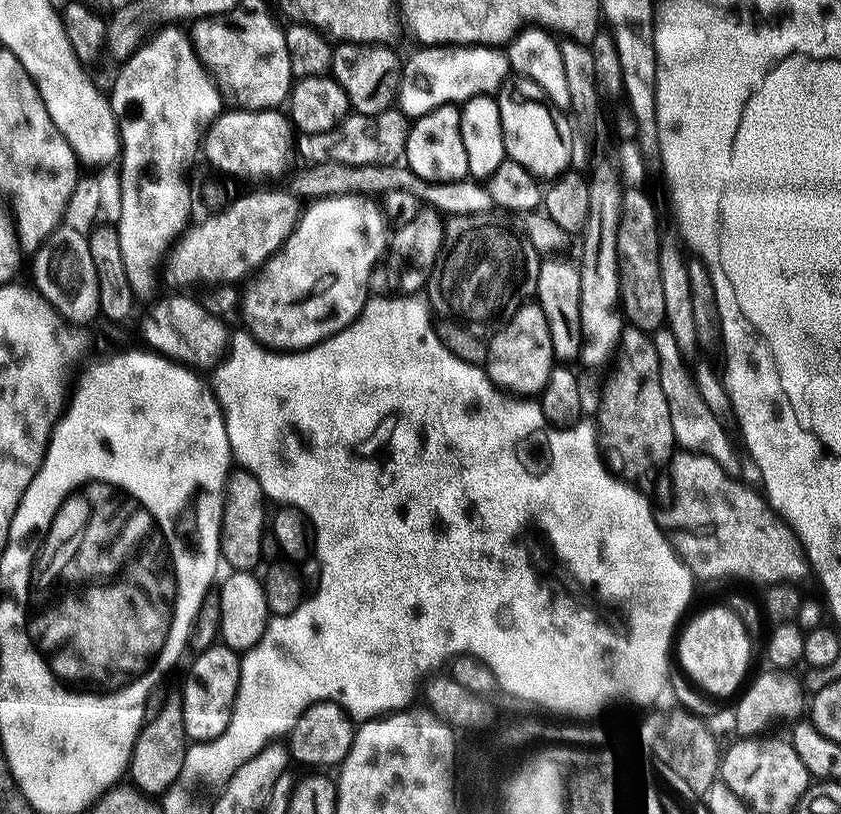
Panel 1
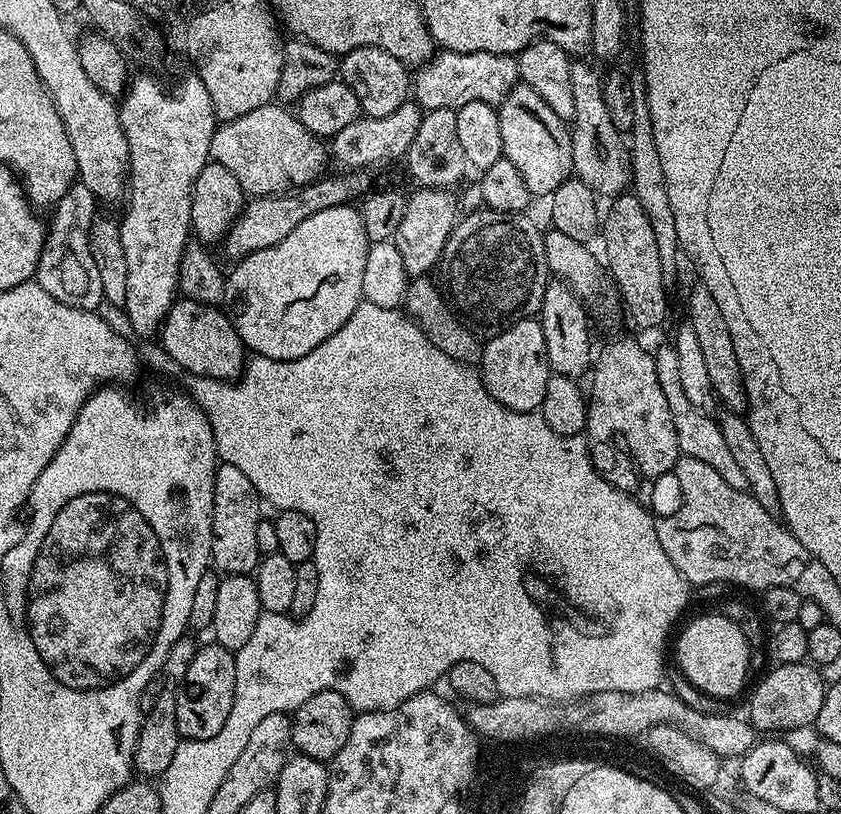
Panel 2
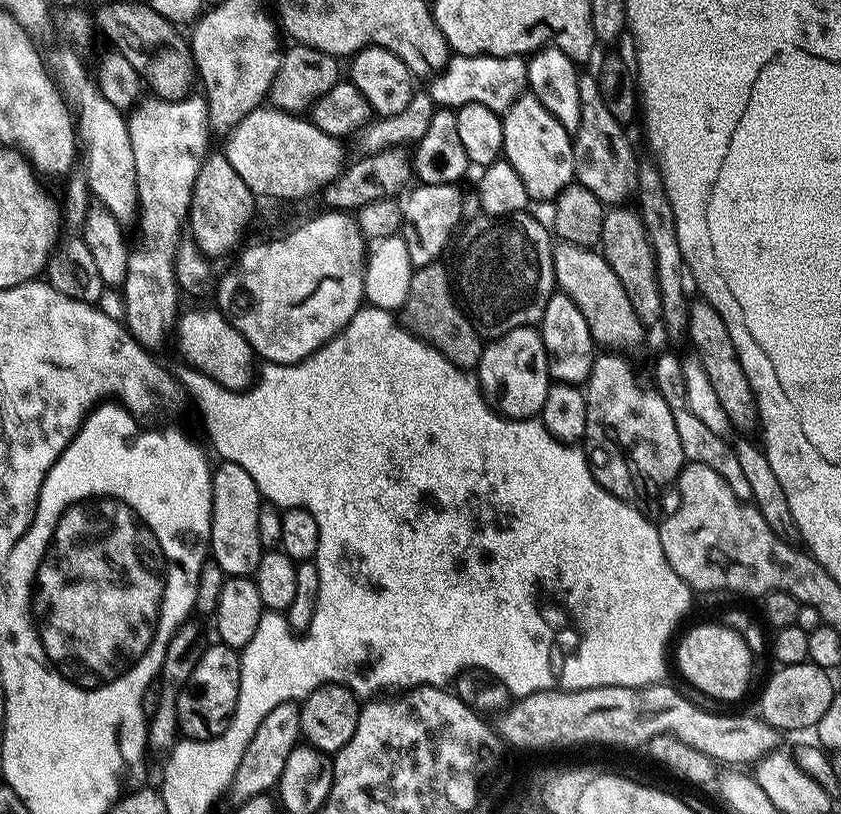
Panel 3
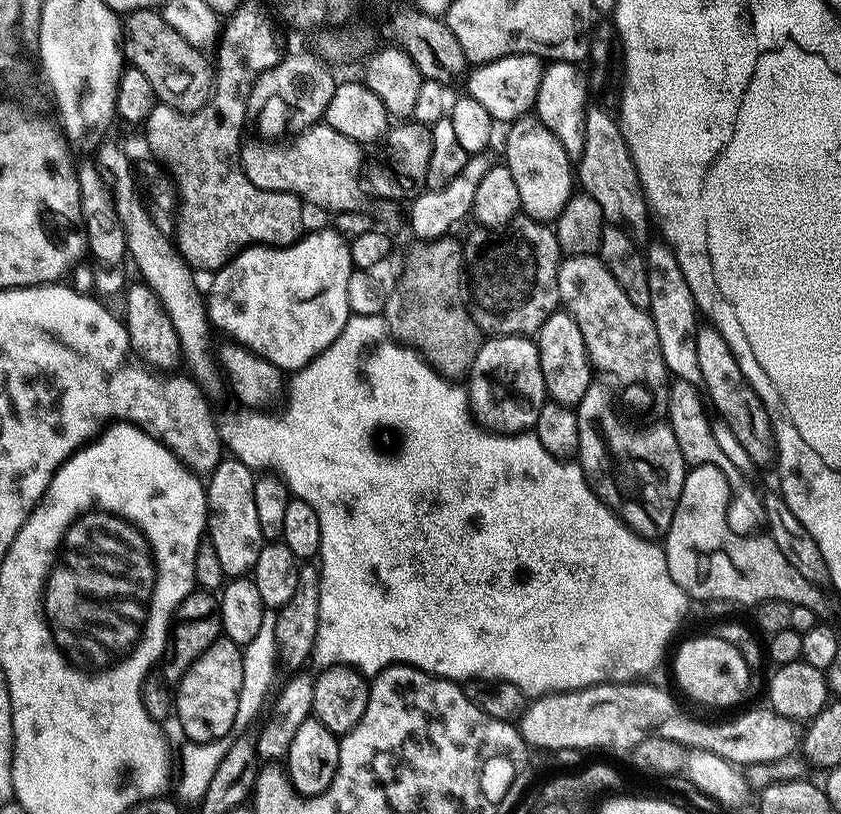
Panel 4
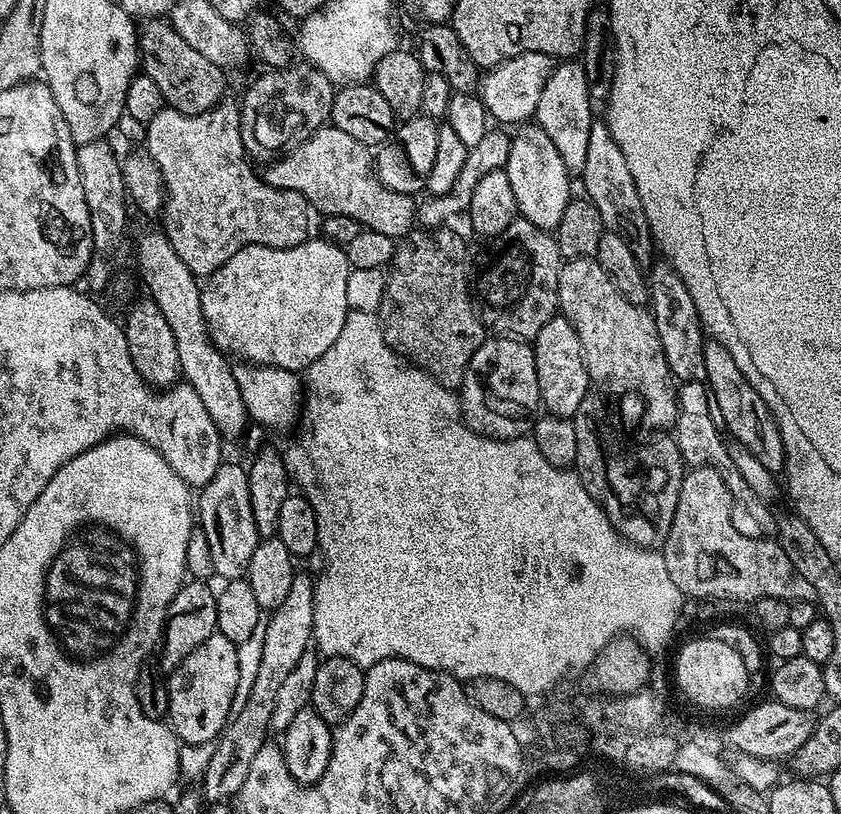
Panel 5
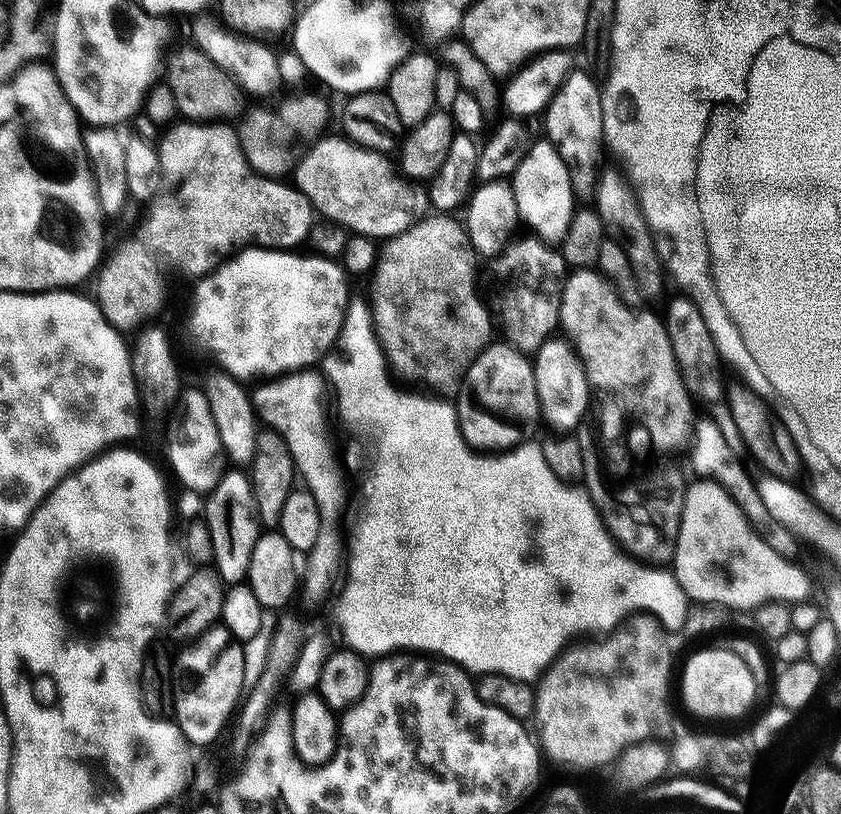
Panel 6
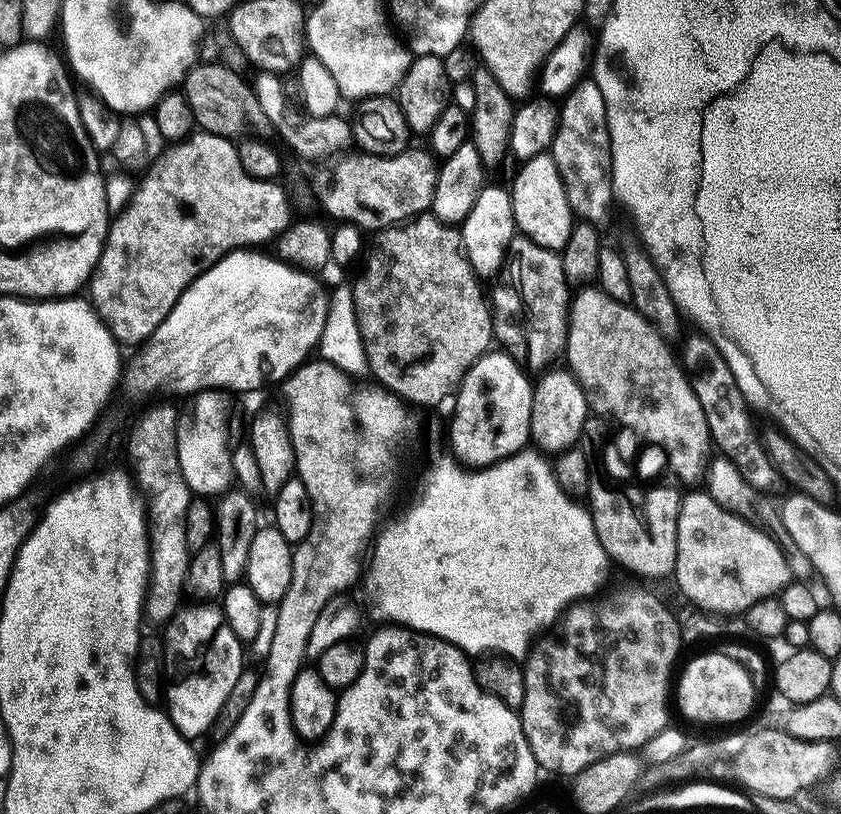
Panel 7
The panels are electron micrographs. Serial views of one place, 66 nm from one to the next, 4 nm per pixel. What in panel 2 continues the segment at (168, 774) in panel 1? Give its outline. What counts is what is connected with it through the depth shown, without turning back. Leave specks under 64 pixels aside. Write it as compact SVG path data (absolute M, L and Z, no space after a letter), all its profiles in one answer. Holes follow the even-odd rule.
M185 634L180 637L178 642L174 642L174 646L170 646L170 654L166 658L162 669L162 687L158 702L154 702L154 710L150 710L150 714L146 714L140 721L140 733L136 739L136 751L134 753L134 768L137 773L140 772L141 777L159 778L164 775L166 766L170 766L171 760L174 758L174 750L178 750L178 746L182 742L180 731L178 730L178 702L176 694L180 691L180 685L186 678L186 670L190 670L190 662L194 662L197 641L191 640L191 635Z

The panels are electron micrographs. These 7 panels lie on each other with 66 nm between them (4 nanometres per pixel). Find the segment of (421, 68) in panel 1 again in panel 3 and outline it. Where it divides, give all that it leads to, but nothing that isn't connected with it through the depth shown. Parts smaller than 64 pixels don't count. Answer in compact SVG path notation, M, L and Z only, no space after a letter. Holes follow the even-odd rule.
M453 55L448 65L431 77L430 83L432 101L439 107L455 110L464 104L481 104L503 114L519 96L525 95L528 88L528 65L524 56Z

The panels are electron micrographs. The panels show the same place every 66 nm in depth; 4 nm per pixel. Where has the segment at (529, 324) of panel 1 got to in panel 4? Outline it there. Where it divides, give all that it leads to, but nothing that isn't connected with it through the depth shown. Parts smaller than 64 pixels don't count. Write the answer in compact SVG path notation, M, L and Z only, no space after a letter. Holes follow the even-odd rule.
M493 336L481 343L471 370L466 377L468 407L477 424L501 434L515 434L535 429L538 414L546 402L544 375L540 365L540 351L535 339L527 336Z

